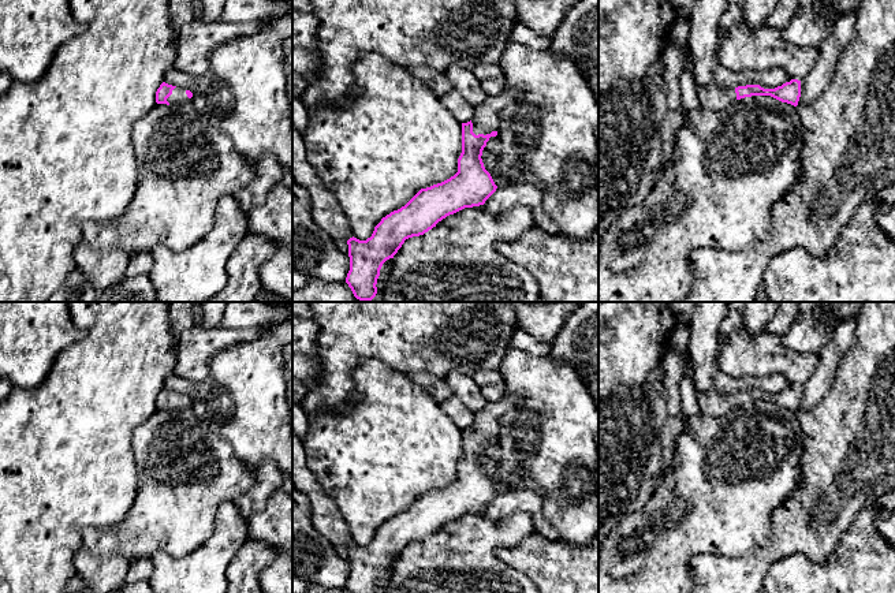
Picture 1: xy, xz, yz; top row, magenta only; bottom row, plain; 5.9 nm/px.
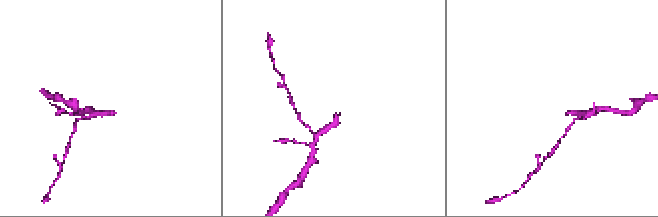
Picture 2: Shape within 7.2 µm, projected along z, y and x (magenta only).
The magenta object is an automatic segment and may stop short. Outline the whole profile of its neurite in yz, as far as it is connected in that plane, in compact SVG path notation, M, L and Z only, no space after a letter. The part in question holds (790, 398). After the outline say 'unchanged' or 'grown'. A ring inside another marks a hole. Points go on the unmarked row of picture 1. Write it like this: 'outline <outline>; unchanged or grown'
outline M791 385L790 388L786 388L775 395L764 395L760 391L720 395L715 387L711 387L705 392L696 389L696 398L701 414L715 418L727 415L735 406L752 402L771 402L782 409L797 413L801 403L801 387Z; grown

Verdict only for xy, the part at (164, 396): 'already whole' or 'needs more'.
needs more

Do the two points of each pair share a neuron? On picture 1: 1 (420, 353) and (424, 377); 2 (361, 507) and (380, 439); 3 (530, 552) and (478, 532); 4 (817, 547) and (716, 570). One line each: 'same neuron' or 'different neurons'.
1: different neurons
2: same neuron
3: different neurons
4: same neuron

